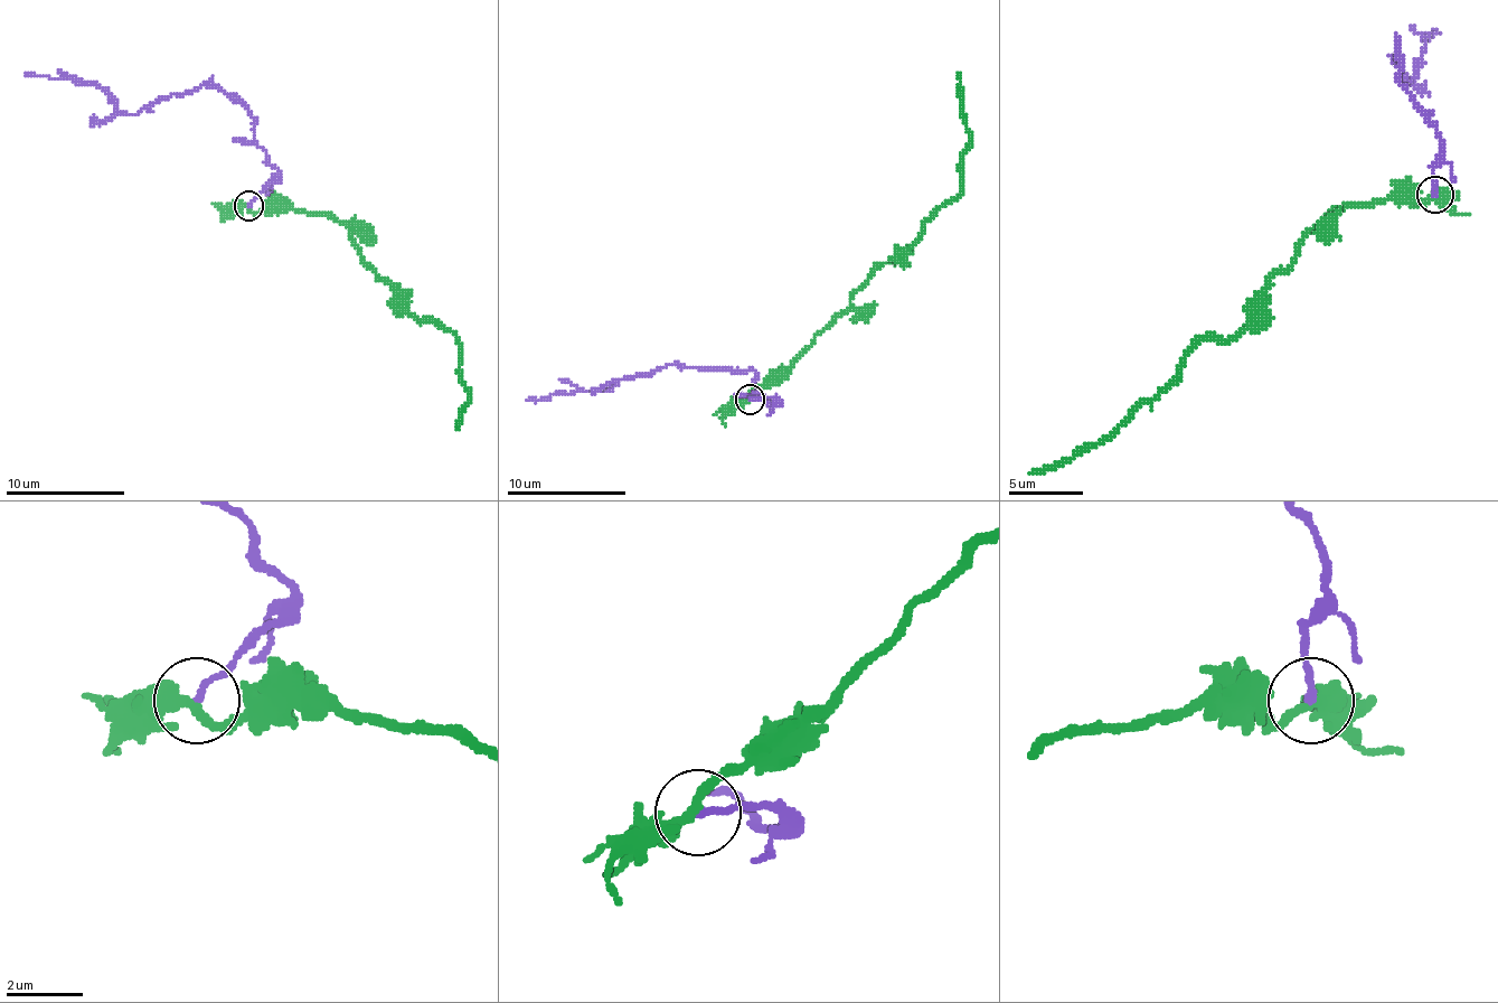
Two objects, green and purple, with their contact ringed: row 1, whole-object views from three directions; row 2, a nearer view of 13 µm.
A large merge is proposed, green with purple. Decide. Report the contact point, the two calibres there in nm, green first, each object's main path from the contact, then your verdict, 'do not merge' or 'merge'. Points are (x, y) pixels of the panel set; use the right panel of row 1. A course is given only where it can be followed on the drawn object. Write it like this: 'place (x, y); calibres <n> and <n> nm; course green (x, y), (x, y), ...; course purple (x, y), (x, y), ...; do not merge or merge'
place (1435, 195); calibres 280 and 170 nm; course green (1437, 196), (1336, 207), (1270, 281), (1233, 340), (1203, 340), (1181, 373), (1111, 437), (1029, 474); course purple (1437, 196), (1432, 170), (1440, 151), (1440, 133), (1400, 81), (1400, 44), (1392, 58), (1406, 81), (1437, 29); do not merge

